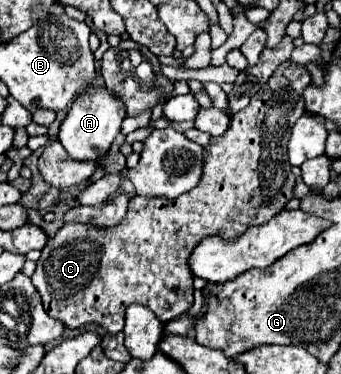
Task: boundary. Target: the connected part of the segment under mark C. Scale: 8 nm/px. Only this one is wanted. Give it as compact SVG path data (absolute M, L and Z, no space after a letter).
M285 65L277 67L265 87L253 97L253 101L239 113L231 117L231 127L223 137L213 137L211 145L205 149L203 177L195 189L183 193L175 201L171 199L149 199L133 197L125 219L109 229L99 229L93 225L67 223L59 229L55 237L43 249L43 257L37 261L33 273L33 285L37 287L45 311L63 321L67 327L75 329L79 325L99 325L109 335L123 331L125 309L131 303L141 303L151 307L159 321L171 321L189 311L193 305L193 271L187 263L193 249L203 241L203 237L221 235L225 241L239 239L245 229L267 223L271 217L281 213L289 199L293 199L295 175L291 173L287 157L287 141L293 123L305 115L303 91L311 83L311 73L301 65L301 75L295 81L285 79Z

